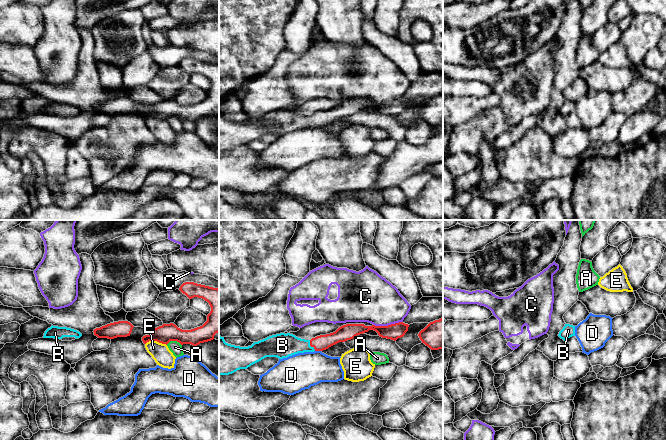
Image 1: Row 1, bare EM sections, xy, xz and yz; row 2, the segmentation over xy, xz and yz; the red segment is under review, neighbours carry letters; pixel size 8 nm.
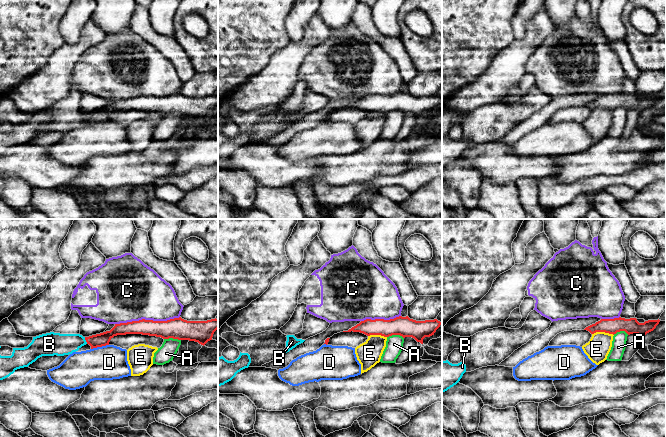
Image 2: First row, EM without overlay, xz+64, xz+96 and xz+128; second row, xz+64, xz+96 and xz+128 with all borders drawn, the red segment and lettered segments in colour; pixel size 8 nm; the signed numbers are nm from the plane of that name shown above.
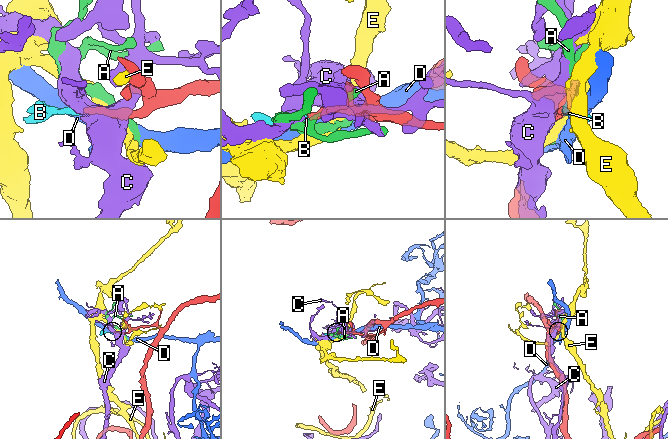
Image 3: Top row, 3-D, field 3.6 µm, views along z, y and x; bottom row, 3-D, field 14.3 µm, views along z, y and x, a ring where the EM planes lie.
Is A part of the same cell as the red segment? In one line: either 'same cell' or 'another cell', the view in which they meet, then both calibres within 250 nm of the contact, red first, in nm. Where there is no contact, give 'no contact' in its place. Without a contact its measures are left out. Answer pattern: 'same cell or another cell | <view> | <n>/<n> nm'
another cell | xy | 150/100 nm

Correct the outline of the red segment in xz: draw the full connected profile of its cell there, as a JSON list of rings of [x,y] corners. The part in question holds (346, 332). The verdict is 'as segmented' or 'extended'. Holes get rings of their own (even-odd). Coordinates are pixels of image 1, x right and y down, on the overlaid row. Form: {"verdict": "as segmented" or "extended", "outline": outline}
{"verdict": "extended", "outline": [[[403,322],[388,326],[346,324],[333,333],[320,335],[311,340],[301,339],[290,333],[280,333],[254,342],[248,347],[228,344],[224,337],[219,336],[219,375],[229,375],[240,369],[247,369],[266,357],[283,359],[298,353],[323,351],[369,330],[376,331],[382,338],[396,341],[405,335],[408,327],[409,325]]]}

